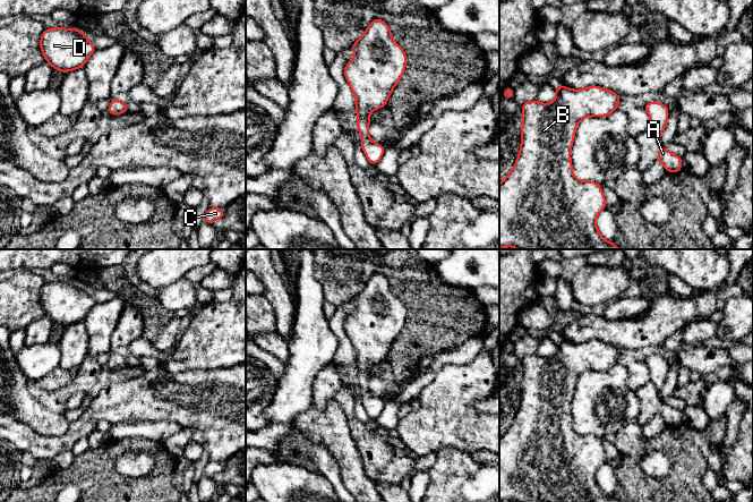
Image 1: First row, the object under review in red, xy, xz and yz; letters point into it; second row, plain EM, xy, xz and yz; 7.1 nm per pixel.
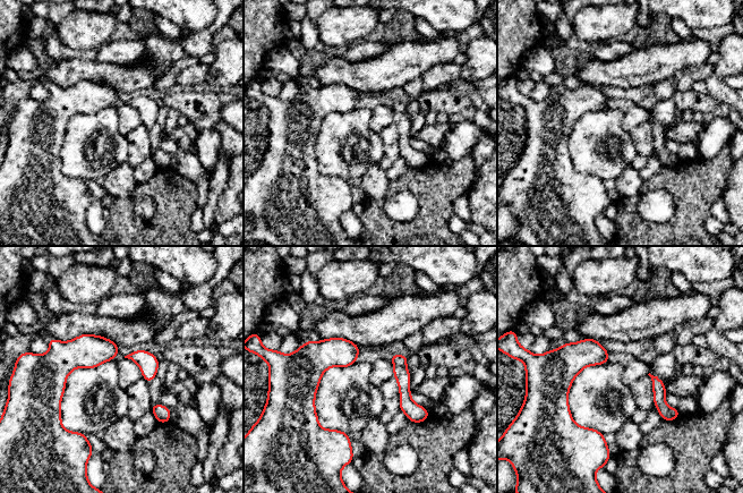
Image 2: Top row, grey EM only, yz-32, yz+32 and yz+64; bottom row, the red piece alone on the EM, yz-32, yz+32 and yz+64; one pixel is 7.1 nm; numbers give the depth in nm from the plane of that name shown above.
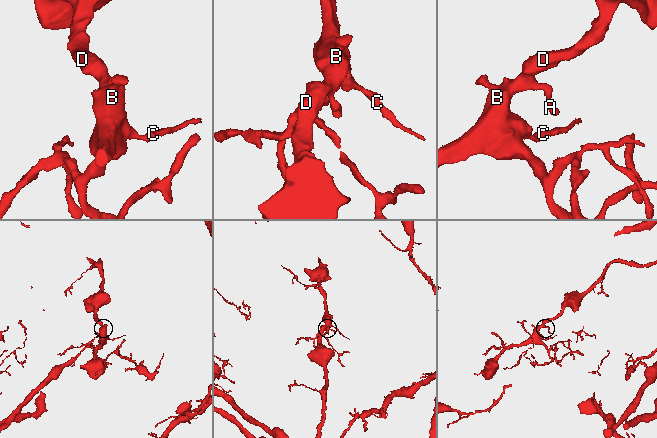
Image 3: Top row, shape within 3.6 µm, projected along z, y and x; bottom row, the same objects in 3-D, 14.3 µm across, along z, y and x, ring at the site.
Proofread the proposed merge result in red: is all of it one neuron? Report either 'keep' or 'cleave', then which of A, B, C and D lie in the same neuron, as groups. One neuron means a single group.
keep; A B C D

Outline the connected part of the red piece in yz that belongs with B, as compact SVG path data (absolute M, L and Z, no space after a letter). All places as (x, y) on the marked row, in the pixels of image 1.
M556 86L556 100L549 104L534 101L524 102L521 108L523 112L523 125L521 128L521 150L515 164L508 176L499 184L499 248L514 247L519 249L619 249L613 241L607 241L599 233L596 219L597 215L607 206L601 185L594 181L579 180L573 176L571 163L571 146L574 142L575 129L579 121L585 117L606 117L617 110L622 95L600 86L589 86L583 90L573 91L567 86Z

